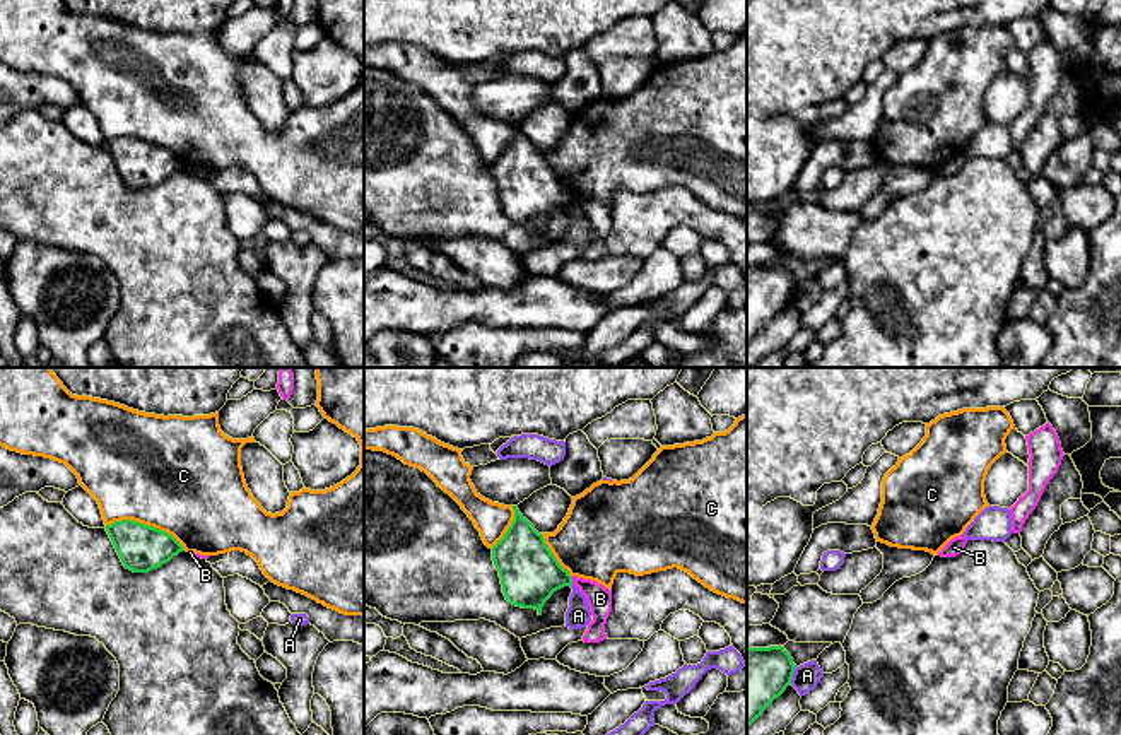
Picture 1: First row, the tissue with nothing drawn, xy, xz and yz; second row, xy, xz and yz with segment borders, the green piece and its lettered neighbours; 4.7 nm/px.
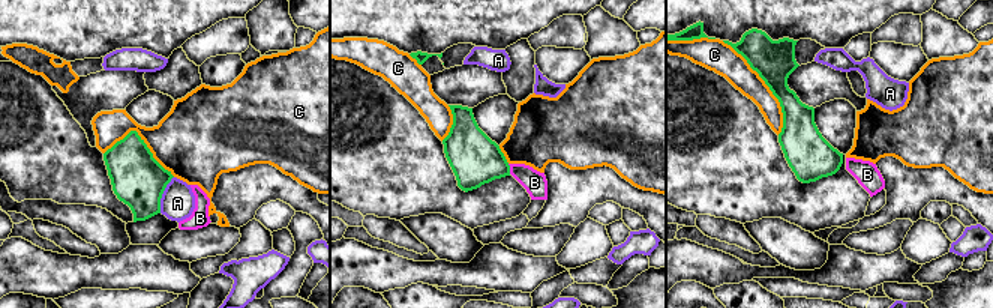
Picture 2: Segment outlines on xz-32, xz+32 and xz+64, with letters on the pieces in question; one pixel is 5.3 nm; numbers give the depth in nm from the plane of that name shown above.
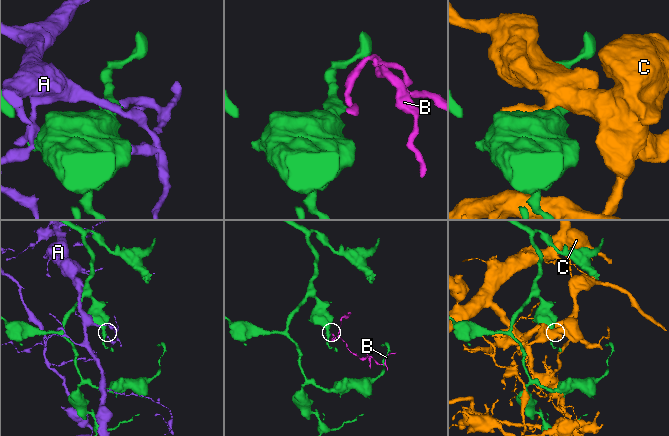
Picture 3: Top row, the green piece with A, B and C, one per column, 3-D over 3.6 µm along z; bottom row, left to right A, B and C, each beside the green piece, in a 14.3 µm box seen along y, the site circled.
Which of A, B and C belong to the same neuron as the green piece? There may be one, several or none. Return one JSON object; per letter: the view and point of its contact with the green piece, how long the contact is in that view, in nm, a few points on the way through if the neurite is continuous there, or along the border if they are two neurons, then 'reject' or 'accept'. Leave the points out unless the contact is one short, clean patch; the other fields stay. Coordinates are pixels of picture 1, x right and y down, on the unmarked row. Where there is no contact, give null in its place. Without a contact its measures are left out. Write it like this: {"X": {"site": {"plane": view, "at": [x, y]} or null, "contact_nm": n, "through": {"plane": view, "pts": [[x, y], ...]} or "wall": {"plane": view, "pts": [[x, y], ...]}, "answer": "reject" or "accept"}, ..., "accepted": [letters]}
{"A": {"site": {"plane": "yz", "at": [792, 293]}, "contact_nm": 90, "answer": "reject"}, "B": {"site": {"plane": "xz", "at": [571, 197]}, "contact_nm": 40, "wall": {"plane": "xz", "pts": [[571, 194], [573, 200]]}, "answer": "reject"}, "C": {"site": {"plane": "xy", "at": [146, 142]}, "contact_nm": 400, "answer": "reject"}, "accepted": []}

